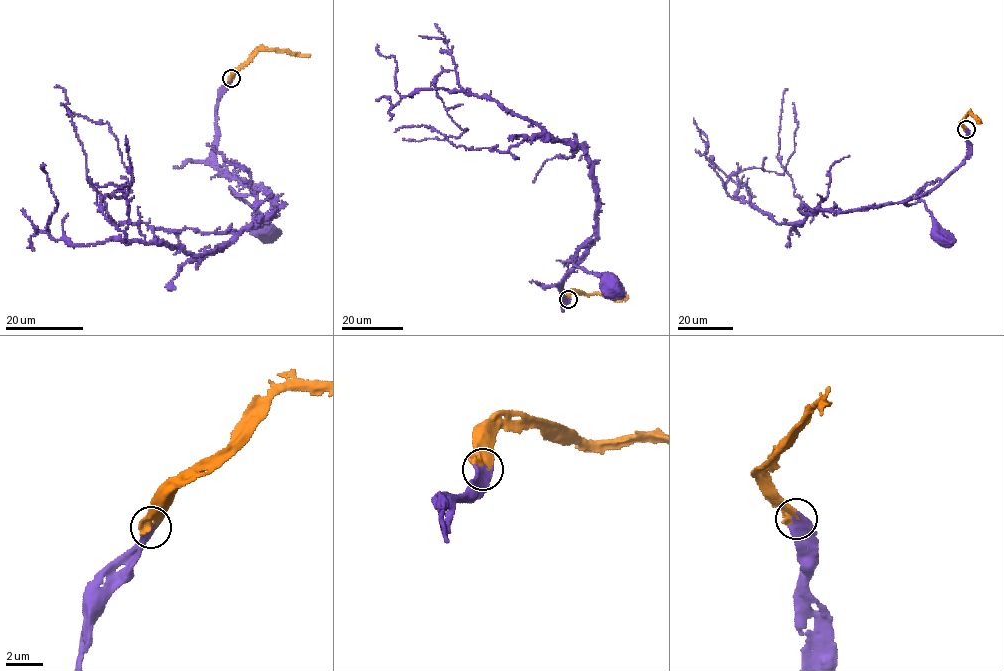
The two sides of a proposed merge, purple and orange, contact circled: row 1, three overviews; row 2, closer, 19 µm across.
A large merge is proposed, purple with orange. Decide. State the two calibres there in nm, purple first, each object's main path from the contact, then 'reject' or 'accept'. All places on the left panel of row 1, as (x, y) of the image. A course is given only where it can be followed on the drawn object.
500 nm thick on the purple side, 300 nm on the other; purple runs (231, 79), (218, 100), (216, 163), (230, 175), (256, 187), (249, 194), (231, 188), (258, 212), (266, 232); orange runs (231, 79), (237, 69), (260, 49), (309, 55); accept

